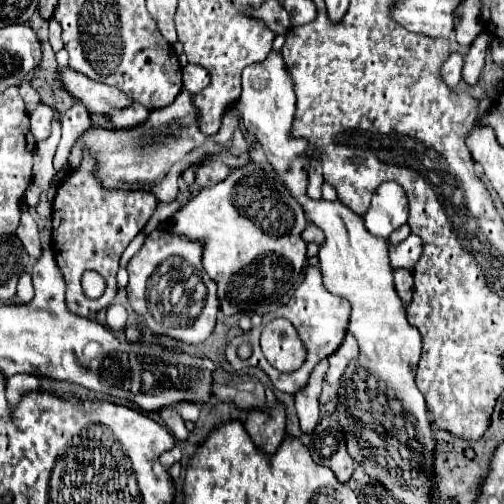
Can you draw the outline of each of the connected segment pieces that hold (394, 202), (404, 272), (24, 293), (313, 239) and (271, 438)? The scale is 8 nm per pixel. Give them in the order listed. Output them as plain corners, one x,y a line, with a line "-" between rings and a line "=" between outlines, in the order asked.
383,183
377,187
367,213
363,215
369,233
387,239
397,227
407,223
407,197
397,183
=
393,269
394,285
403,305
409,305
413,295
413,273
408,269
=
23,273
23,275
19,277
17,297
19,297
23,303
29,303
29,301
33,299
33,285
31,285
31,275
29,275
29,273
=
311,223
311,225
303,231
303,239
305,239
307,243
317,243
317,245
323,245
323,231
=
281,403
273,405
269,411
251,411
245,421
245,431
249,433
255,447
267,455
273,455
281,441
285,439
285,409

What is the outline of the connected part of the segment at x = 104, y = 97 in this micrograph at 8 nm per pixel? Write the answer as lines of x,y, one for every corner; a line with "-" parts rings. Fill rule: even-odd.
69,67
59,73
59,79
63,87
69,91
69,95
79,99
89,111
109,113
113,109
125,109
133,103
133,99
127,97
127,93
103,83
95,83
89,77
71,71

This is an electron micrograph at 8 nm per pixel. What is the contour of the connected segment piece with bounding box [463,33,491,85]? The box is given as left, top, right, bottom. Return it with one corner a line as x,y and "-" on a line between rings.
481,33
469,47
469,53
465,55
465,65
463,65
463,81
467,85
475,85
481,71
483,71
483,65
485,65
485,53
487,53
487,47
489,47
491,39
487,33

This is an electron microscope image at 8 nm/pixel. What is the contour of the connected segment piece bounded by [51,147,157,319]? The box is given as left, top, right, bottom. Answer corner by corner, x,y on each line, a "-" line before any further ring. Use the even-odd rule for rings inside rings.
83,147
83,159
77,169
63,177
57,185
53,199
53,253
55,261
67,283
65,303
67,309
81,317
95,317
101,309
109,307
117,295
117,269
119,259
135,235
145,227
149,217
157,207
157,197
149,191
125,191
125,189
105,189
95,177
97,159
-
93,269
107,279
105,295
97,301
89,301
81,291
81,275

